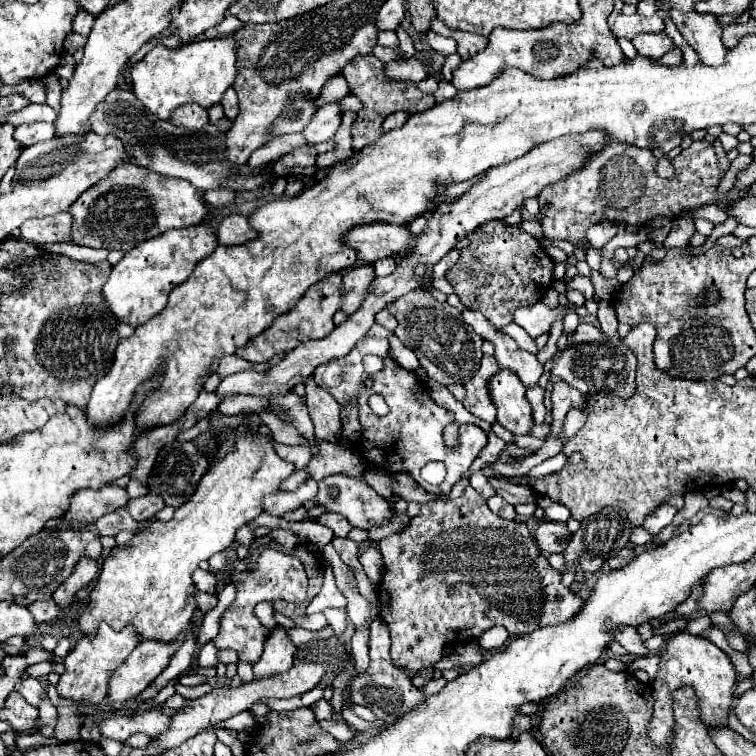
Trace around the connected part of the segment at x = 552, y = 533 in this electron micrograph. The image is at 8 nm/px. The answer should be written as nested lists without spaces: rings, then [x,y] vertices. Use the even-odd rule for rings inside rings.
[[[541,522],[539,528],[535,530],[535,542],[543,554],[563,552],[569,540],[571,540],[571,534],[567,526],[559,522]]]

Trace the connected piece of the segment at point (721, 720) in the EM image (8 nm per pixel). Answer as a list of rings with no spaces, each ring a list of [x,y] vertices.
[[[679,632],[671,638],[667,638],[667,644],[661,654],[661,670],[657,678],[653,680],[653,696],[655,696],[655,711],[653,718],[649,722],[649,738],[657,748],[663,748],[671,752],[673,746],[673,710],[671,710],[671,692],[683,688],[683,686],[693,686],[699,700],[701,700],[701,720],[709,728],[721,728],[727,726],[727,716],[733,710],[735,702],[735,688],[737,688],[737,674],[735,666],[729,662],[727,654],[719,650],[713,642],[701,636],[693,636],[689,632]]]

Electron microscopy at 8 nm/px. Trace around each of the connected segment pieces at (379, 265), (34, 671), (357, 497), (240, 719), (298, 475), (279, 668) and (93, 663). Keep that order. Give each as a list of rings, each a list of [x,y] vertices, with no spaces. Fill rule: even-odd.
[[[383,258],[383,260],[375,260],[375,264],[373,264],[373,268],[375,268],[375,274],[377,276],[387,276],[387,274],[391,274],[393,270],[395,270],[395,258]]]
[[[39,662],[39,664],[35,664],[35,666],[29,666],[29,668],[25,670],[25,674],[37,678],[37,676],[47,676],[51,670],[53,670],[51,662]]]
[[[345,474],[323,478],[315,502],[323,504],[327,510],[343,514],[355,528],[363,530],[379,526],[393,516],[391,506],[387,502],[377,502],[377,492],[365,480],[349,478]],[[331,486],[337,486],[337,498],[329,498]]]
[[[243,711],[231,717],[229,720],[226,720],[225,722],[221,724],[212,726],[212,728],[213,730],[216,730],[220,727],[223,727],[223,728],[228,728],[230,730],[234,730],[237,732],[242,732],[244,731],[244,729],[245,731],[247,731],[252,726],[252,724],[255,725],[254,717],[252,720],[251,713],[249,711]]]
[[[303,468],[303,470],[295,470],[287,480],[283,480],[283,490],[297,490],[297,486],[299,484],[303,484],[307,478],[311,478],[309,476],[309,472],[307,472],[307,468]]]
[[[275,626],[271,636],[265,640],[265,650],[259,662],[253,664],[255,678],[271,678],[271,674],[285,672],[289,666],[293,666],[293,654],[295,646],[289,642],[285,630]]]
[[[99,624],[95,636],[81,636],[77,646],[65,658],[65,674],[57,682],[57,690],[63,698],[71,700],[91,700],[91,704],[99,704],[107,696],[107,686],[111,674],[125,662],[125,658],[139,644],[139,634],[133,626],[123,630],[113,630],[109,624]]]

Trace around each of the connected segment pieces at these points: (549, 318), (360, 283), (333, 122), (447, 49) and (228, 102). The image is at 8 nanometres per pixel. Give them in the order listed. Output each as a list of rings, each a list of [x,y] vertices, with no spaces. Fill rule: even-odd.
[[[541,300],[533,306],[527,306],[527,308],[519,308],[515,310],[515,320],[521,328],[525,328],[525,332],[531,336],[531,338],[537,338],[541,334],[547,334],[553,326],[555,320],[561,320],[565,314],[569,312],[575,312],[575,304],[569,302],[567,308],[563,306],[557,306],[557,308],[549,308],[547,304],[543,304]]]
[[[357,266],[355,274],[345,274],[343,276],[341,310],[347,316],[351,316],[361,306],[361,302],[365,298],[365,292],[367,292],[373,278],[375,278],[375,274],[373,274],[373,268],[369,268],[369,266]]]
[[[333,102],[333,104],[325,104],[321,106],[309,126],[303,130],[303,136],[307,140],[307,144],[315,146],[315,144],[321,144],[321,142],[327,142],[339,128],[341,124],[341,110],[339,110],[339,104]]]
[[[429,32],[429,42],[437,42],[437,52],[443,54],[443,56],[449,56],[449,54],[453,54],[453,52],[457,50],[453,38],[439,36],[439,34],[435,34],[435,32]]]
[[[229,88],[229,90],[225,92],[225,96],[221,98],[221,104],[223,104],[225,116],[227,116],[229,120],[233,120],[233,118],[239,114],[239,102],[237,102],[237,94],[235,94],[233,88]]]

